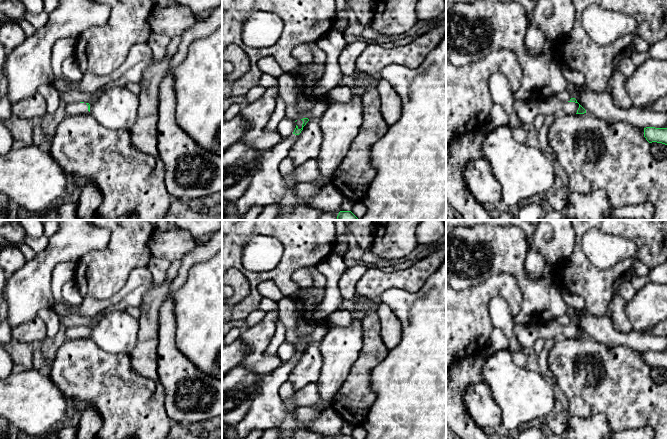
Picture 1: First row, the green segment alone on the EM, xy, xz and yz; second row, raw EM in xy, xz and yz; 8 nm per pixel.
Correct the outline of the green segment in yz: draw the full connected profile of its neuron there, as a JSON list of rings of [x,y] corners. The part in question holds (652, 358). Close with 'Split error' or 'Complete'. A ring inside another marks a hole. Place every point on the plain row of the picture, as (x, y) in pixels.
[[[644,352],[644,361],[649,367],[657,366],[667,369],[667,352]]]. Complete

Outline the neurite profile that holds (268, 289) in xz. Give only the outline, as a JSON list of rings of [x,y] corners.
[[[272,280],[262,282],[258,286],[260,297],[270,299],[274,302],[279,302],[284,296],[276,283]]]

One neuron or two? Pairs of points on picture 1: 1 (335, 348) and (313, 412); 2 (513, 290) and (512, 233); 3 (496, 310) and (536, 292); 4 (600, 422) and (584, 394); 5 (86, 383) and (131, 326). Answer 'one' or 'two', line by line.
1: one
2: two
3: two
4: two
5: two

